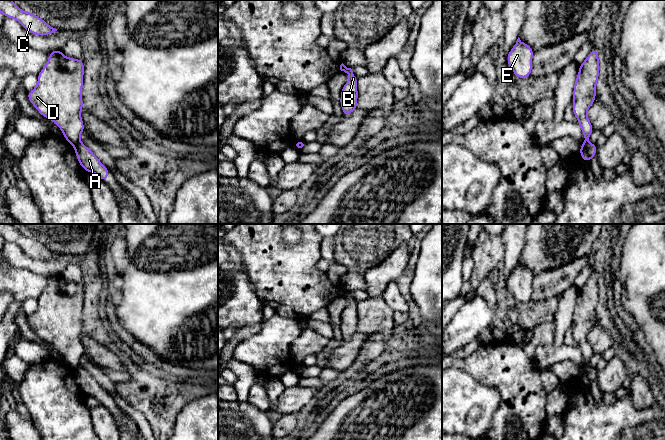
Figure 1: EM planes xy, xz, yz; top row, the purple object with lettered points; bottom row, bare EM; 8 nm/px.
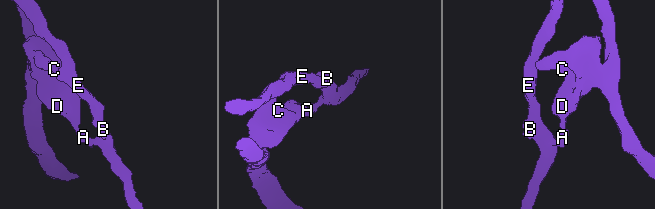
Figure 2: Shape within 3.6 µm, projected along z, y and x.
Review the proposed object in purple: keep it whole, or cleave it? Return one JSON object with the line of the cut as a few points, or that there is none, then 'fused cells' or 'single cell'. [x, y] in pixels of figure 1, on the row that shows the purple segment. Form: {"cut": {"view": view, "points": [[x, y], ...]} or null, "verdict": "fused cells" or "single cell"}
{"cut": {"view": "xy", "points": [[79, 140], [73, 145]]}, "verdict": "fused cells"}

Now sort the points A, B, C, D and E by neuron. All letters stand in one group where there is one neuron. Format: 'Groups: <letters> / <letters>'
Groups: A B E / C D

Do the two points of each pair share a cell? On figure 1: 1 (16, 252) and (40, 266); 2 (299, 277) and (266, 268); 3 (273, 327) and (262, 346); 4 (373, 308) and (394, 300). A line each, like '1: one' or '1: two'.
1: one
2: one
3: one
4: two

